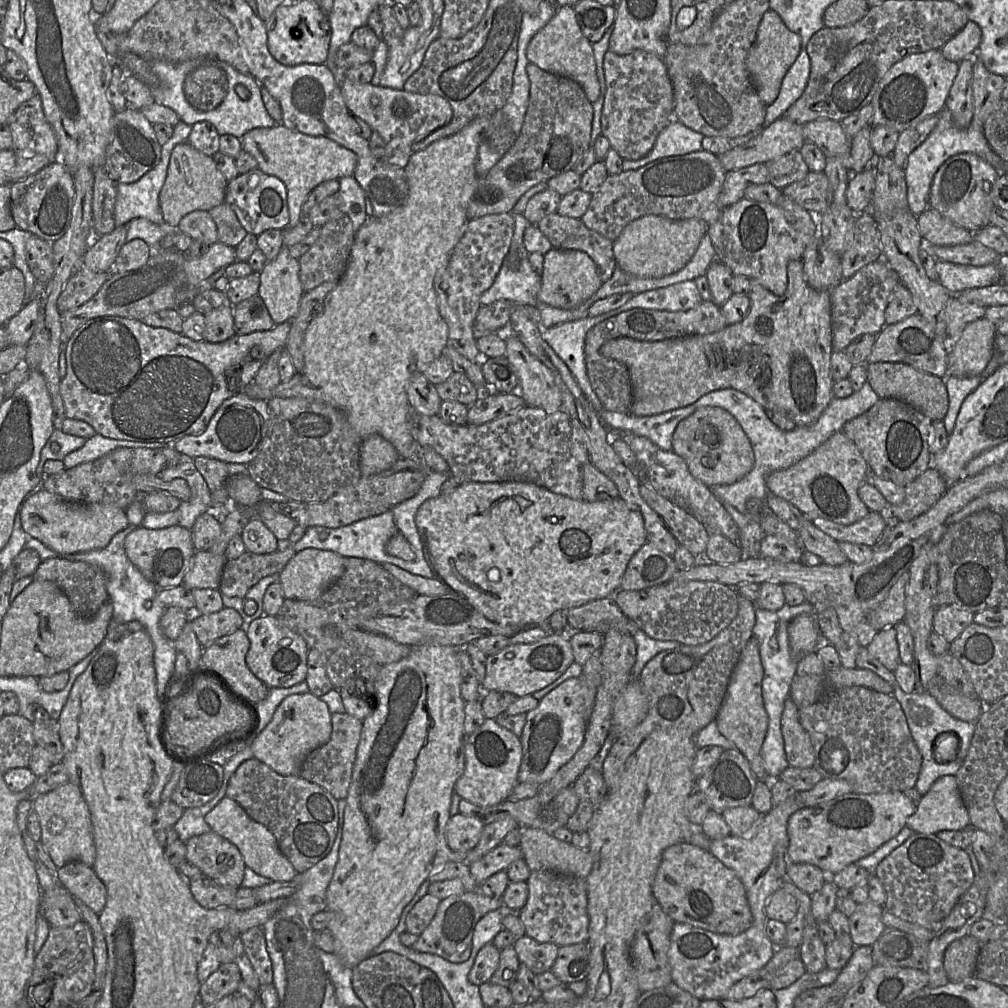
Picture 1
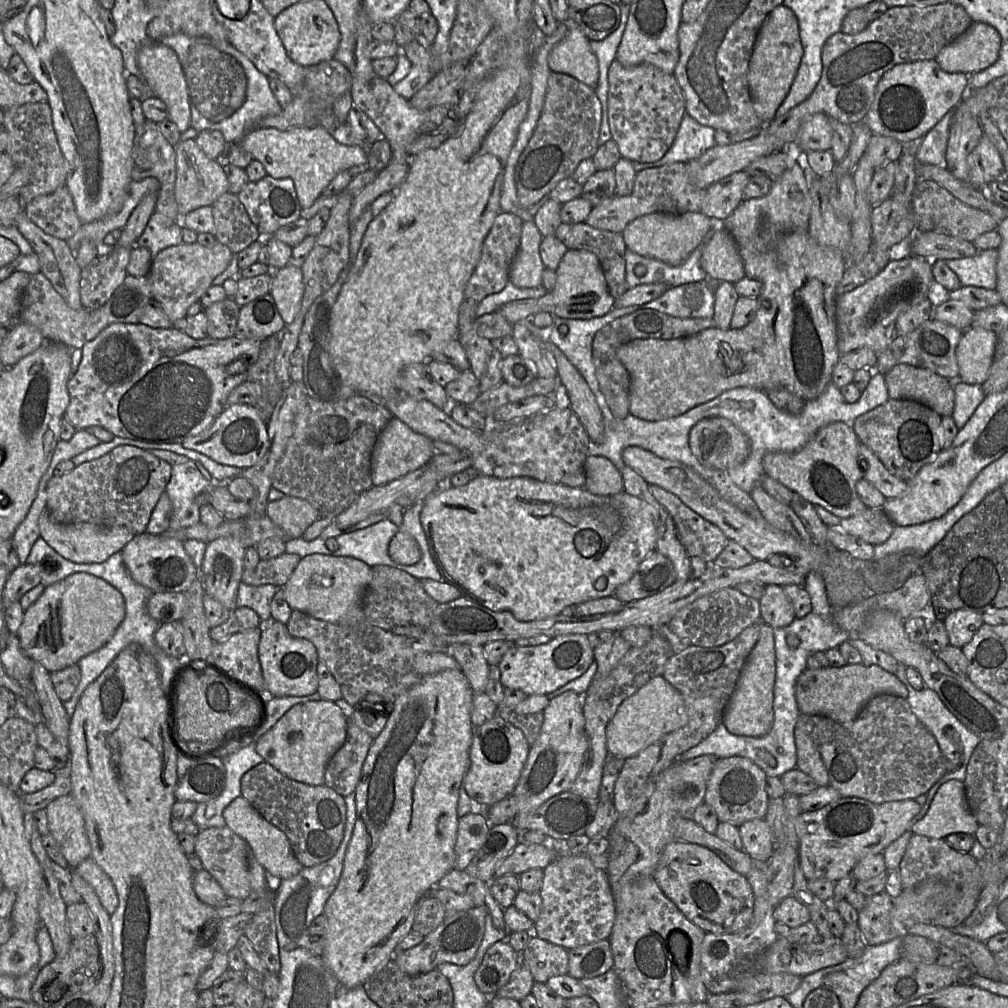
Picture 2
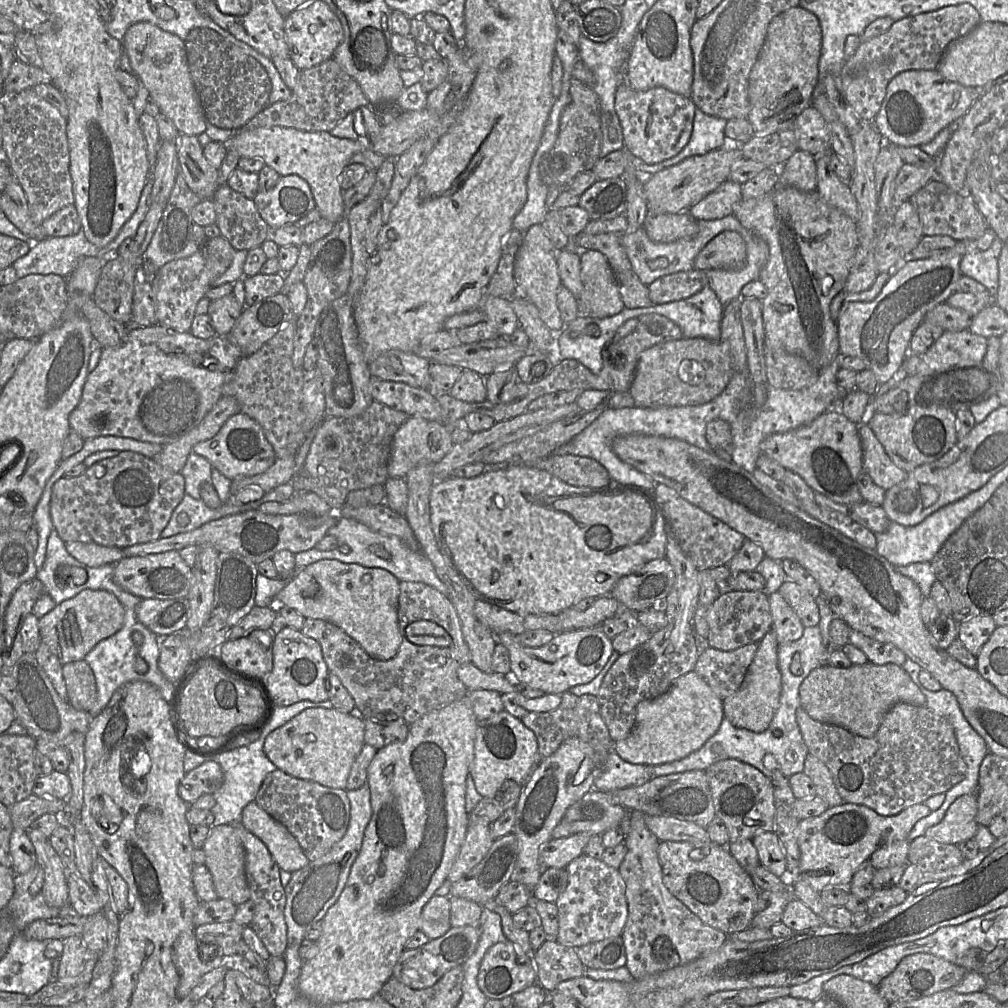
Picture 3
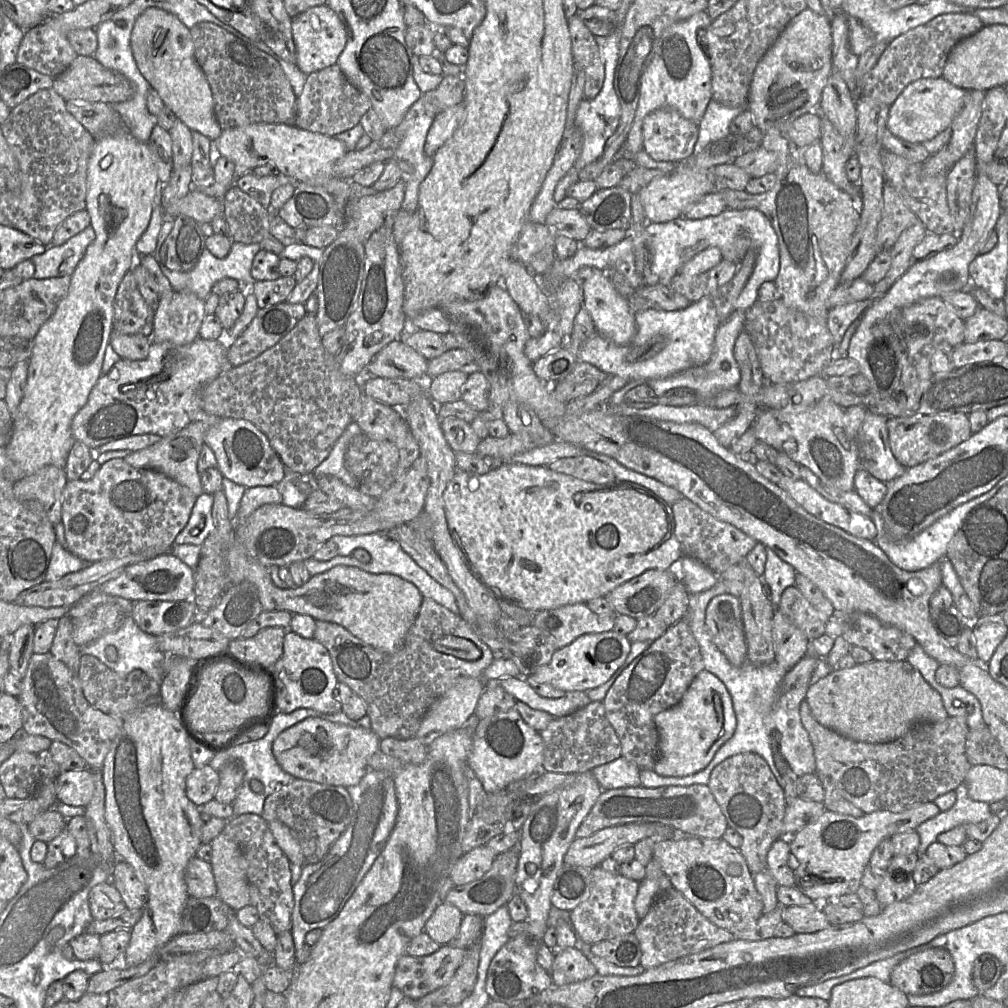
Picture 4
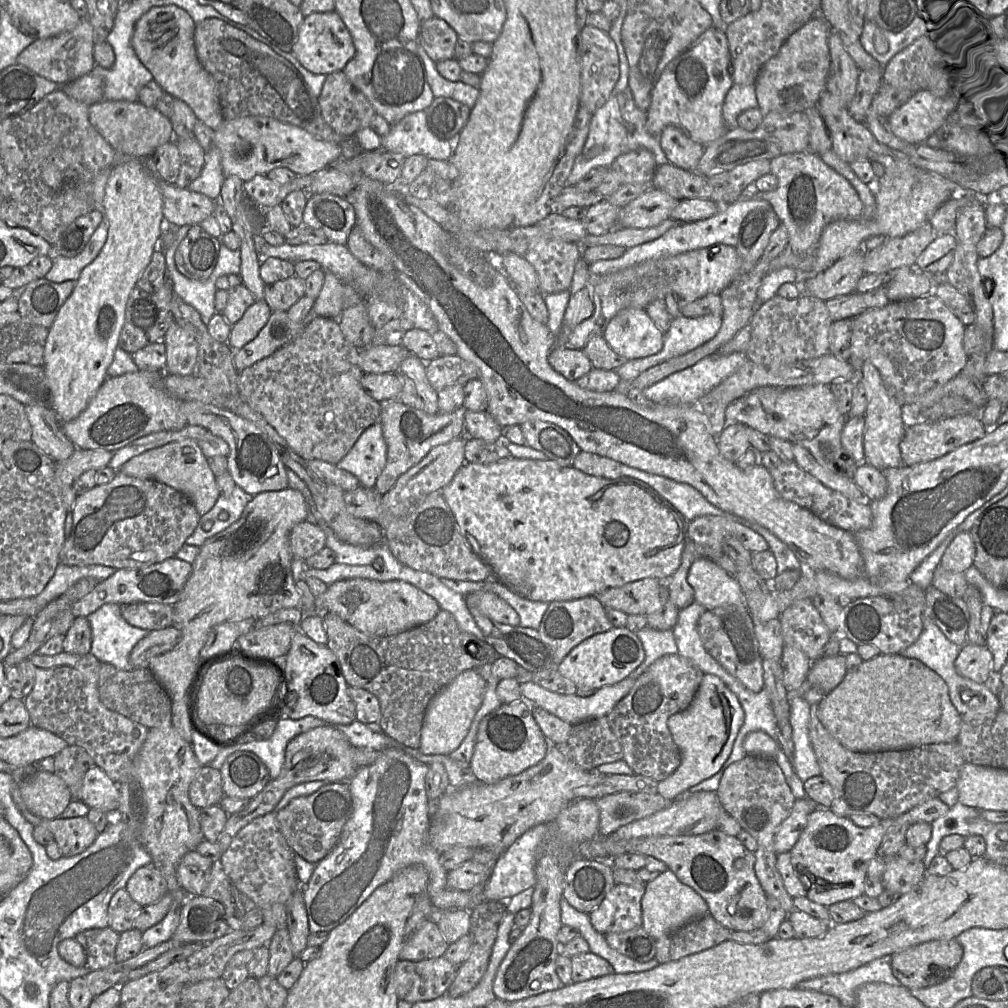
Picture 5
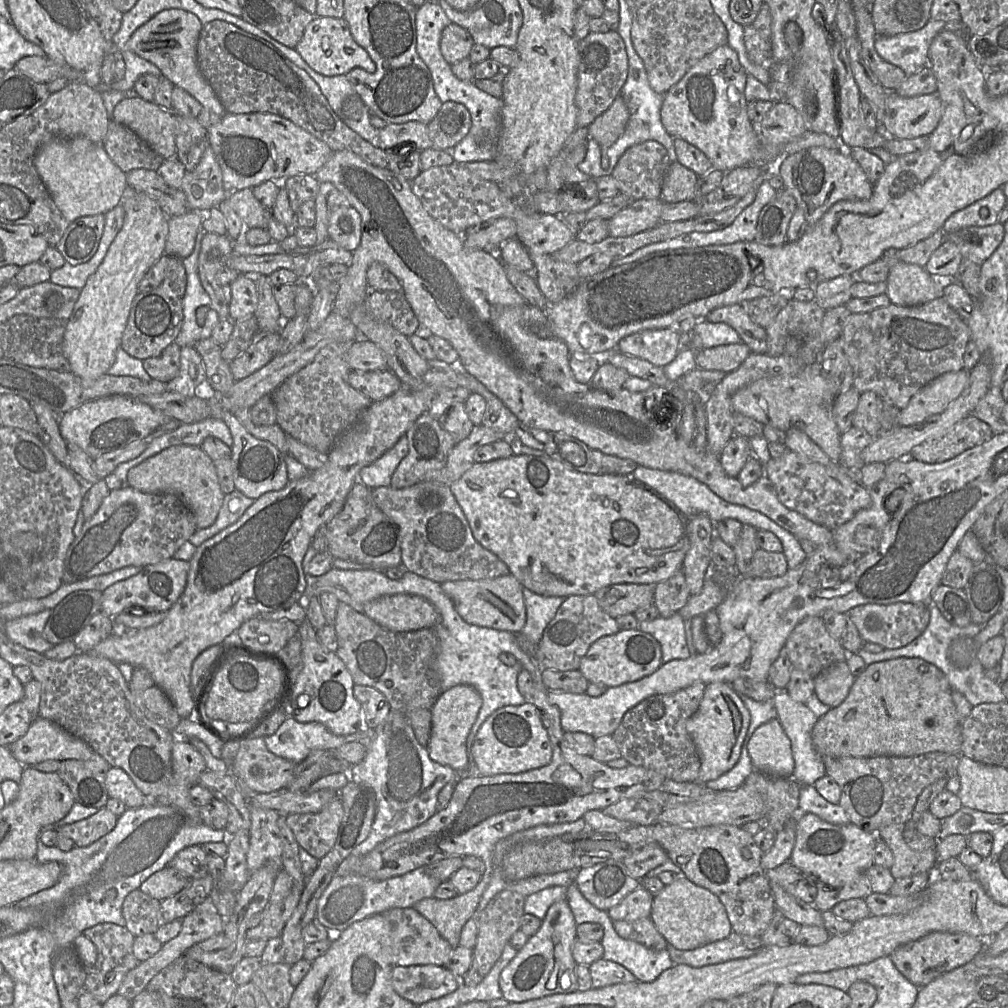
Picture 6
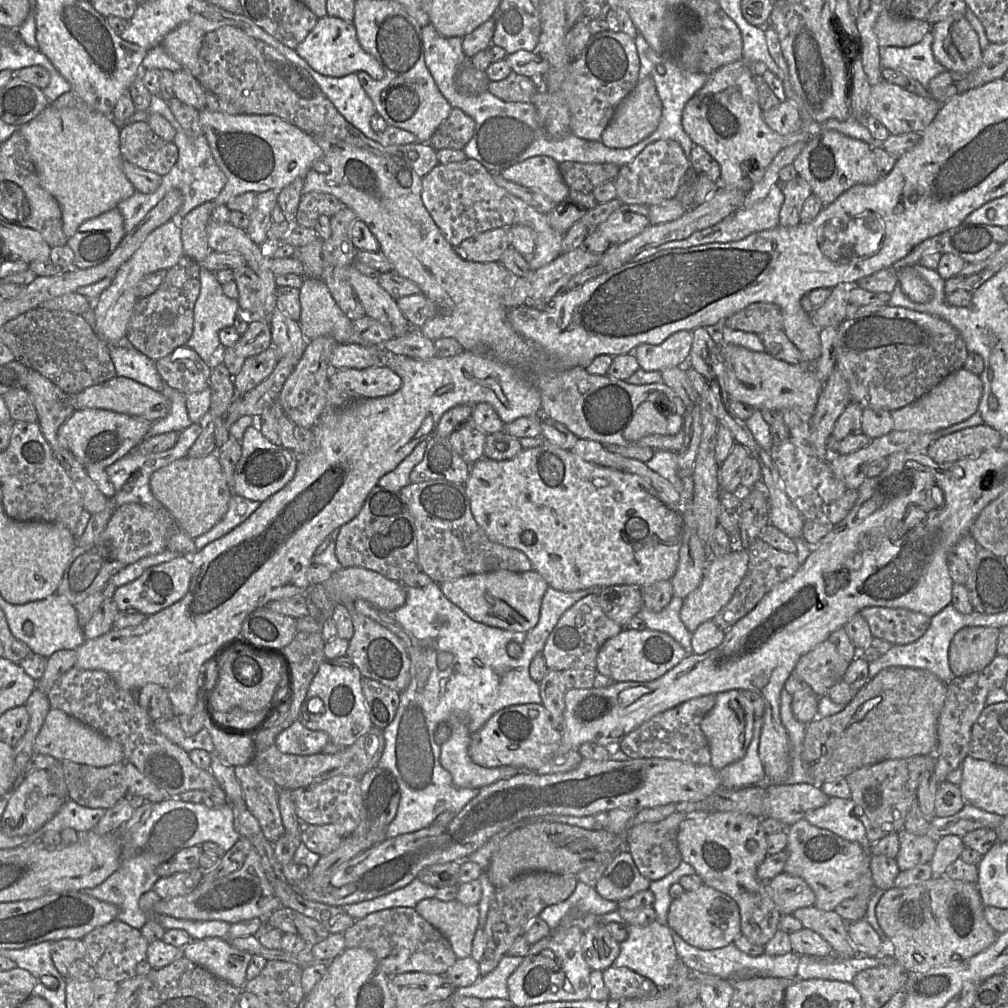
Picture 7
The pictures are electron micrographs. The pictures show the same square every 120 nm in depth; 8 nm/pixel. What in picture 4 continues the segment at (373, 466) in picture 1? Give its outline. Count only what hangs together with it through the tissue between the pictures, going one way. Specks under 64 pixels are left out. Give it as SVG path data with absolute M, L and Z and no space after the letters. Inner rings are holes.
M456 417L441 418L441 429L449 446L456 452L473 453L481 439L471 424Z

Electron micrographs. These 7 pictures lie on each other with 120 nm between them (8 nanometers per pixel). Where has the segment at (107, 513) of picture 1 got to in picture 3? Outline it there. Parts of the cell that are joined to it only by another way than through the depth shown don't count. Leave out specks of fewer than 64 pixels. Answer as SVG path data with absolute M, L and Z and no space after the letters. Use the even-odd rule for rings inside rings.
M80 541L65 542L65 548L71 556L90 567L117 563L123 558L124 549Z

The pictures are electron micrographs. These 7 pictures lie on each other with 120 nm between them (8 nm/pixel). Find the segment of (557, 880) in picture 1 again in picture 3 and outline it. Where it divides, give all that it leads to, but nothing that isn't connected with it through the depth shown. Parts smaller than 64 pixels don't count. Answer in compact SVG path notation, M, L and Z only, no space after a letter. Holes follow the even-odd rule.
M581 855L567 866L568 884L555 902L558 909L559 931L556 941L579 948L608 938L620 937L628 918L625 884L618 869L602 860Z

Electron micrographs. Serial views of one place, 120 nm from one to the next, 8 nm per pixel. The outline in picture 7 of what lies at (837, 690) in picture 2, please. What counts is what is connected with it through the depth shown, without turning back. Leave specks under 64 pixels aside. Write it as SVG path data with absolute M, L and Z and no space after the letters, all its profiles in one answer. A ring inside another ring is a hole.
M901 666L881 670L842 711L807 724L801 757L814 785L845 778L856 769L881 761L934 755L938 745L938 719L947 695L948 684L927 670Z

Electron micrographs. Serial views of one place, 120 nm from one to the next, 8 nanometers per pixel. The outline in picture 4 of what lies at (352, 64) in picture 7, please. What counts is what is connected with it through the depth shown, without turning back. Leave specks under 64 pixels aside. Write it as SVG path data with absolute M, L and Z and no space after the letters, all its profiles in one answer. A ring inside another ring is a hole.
M327 4L311 7L293 17L291 28L296 51L296 65L306 75L336 64L347 43L345 25Z

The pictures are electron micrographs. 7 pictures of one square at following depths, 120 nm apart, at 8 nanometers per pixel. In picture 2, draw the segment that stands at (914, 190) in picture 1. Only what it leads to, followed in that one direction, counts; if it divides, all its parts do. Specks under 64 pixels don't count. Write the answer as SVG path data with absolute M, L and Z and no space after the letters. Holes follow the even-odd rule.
M949 110L943 118L919 141L916 152L917 164L945 166L950 126L954 110Z

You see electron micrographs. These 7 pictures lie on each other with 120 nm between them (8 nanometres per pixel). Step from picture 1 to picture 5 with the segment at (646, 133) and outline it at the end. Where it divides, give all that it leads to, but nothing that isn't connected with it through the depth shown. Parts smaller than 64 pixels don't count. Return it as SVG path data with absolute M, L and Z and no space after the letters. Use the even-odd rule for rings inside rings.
M675 126L665 127L658 140L669 163L686 171L695 172L704 153L703 145L693 141Z

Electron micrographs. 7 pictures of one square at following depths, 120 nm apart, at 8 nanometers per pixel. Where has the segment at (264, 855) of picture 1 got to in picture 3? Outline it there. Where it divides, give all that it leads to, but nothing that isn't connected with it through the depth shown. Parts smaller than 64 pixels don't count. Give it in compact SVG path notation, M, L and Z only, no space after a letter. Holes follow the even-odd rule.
M255 801L244 807L240 822L266 845L281 870L292 873L308 865L297 839Z

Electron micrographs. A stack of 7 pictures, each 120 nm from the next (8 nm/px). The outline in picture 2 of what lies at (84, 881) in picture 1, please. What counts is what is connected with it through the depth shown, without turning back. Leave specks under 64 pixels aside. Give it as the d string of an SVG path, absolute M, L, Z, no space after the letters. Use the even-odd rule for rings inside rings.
M93 858L85 859L73 871L79 874L95 890L105 910L110 915L113 914L119 904L115 886L111 878Z

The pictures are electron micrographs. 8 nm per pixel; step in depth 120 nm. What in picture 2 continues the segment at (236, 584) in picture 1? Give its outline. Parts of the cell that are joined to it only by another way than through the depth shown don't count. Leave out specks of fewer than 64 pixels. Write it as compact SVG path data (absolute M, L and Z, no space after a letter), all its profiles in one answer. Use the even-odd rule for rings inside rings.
M287 552L275 558L261 559L255 568L244 570L241 582L250 586L272 584L281 588L288 581L300 559L297 554Z

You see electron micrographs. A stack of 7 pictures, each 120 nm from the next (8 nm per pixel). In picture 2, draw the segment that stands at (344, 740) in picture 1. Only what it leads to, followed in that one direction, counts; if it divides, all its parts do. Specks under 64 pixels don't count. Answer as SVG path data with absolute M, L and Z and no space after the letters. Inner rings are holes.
M348 719L346 740L326 766L324 785L341 796L354 793L373 739Z

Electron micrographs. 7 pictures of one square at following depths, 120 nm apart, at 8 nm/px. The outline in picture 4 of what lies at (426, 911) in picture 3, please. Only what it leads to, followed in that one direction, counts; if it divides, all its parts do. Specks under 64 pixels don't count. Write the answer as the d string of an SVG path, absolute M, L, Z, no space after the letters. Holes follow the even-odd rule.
M441 901L424 926L432 940L448 944L457 935L464 914L454 905Z

